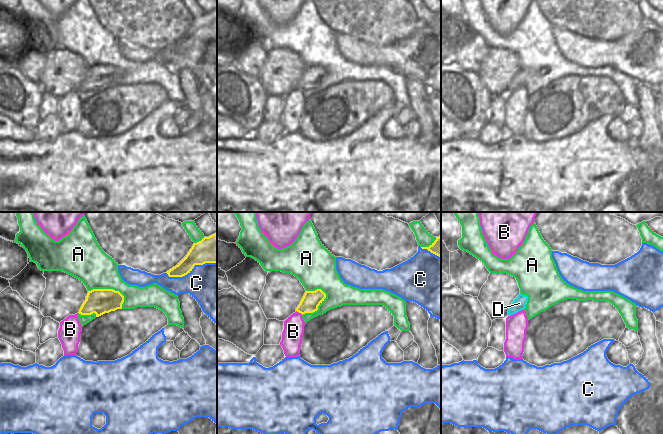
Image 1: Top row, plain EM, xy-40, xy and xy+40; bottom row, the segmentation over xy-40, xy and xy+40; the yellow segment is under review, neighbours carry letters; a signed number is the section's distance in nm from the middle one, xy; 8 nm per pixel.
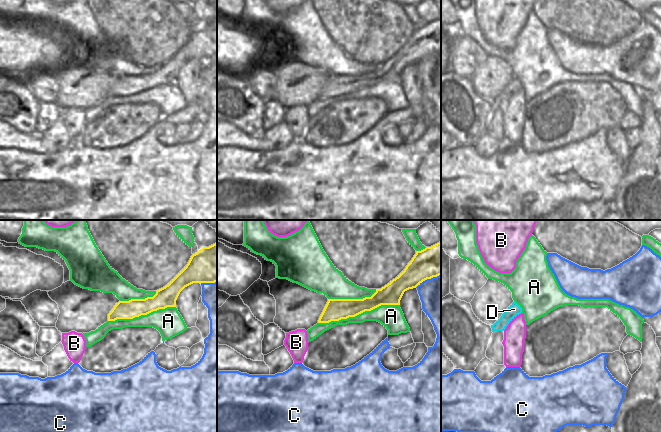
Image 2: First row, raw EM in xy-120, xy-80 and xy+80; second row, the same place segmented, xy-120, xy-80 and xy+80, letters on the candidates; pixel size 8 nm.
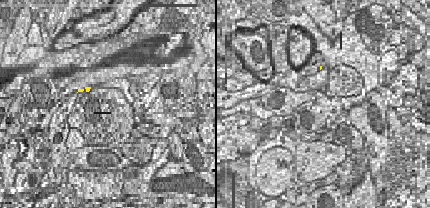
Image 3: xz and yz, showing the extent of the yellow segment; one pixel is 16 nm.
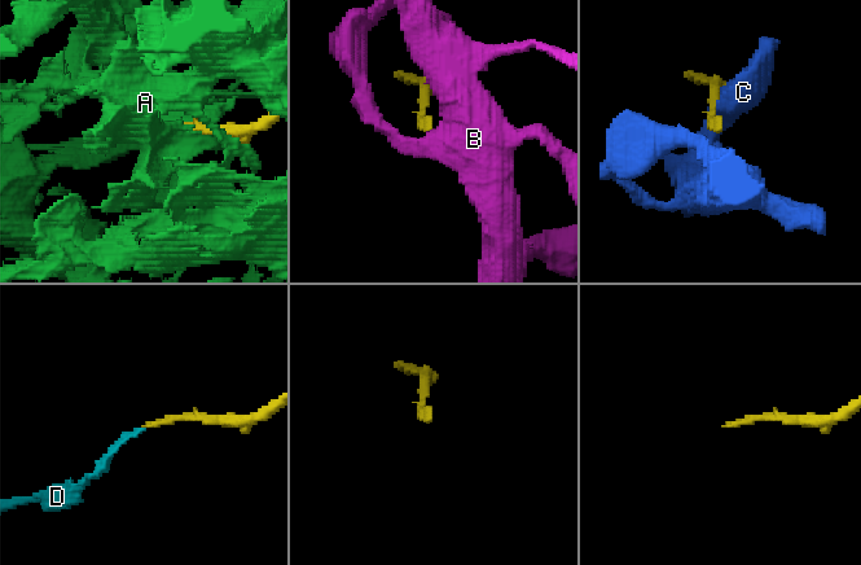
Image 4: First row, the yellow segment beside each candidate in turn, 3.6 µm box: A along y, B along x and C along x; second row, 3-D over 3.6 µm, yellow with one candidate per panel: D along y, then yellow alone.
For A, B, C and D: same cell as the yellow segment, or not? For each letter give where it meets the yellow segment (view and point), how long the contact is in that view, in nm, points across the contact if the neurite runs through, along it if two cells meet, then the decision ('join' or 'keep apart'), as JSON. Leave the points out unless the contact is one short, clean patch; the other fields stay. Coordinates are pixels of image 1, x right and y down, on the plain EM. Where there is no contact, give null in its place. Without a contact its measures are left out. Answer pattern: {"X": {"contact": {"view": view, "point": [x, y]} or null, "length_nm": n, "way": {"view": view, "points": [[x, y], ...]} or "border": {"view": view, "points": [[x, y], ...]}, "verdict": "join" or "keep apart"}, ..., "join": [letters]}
{"A": {"contact": {"view": "xy", "point": [318, 81]}, "length_nm": 260, "verdict": "keep apart"}, "B": {"contact": {"view": "xy", "point": [299, 88]}, "length_nm": 70, "border": {"view": "xy", "points": [[296, 86], [302, 90]]}, "verdict": "keep apart"}, "C": {"contact": {"view": "xy-40", "point": [191, 45]}, "length_nm": 420, "verdict": "keep apart"}, "D": {"contact": null, "verdict": "join"}, "join": ["D"]}

